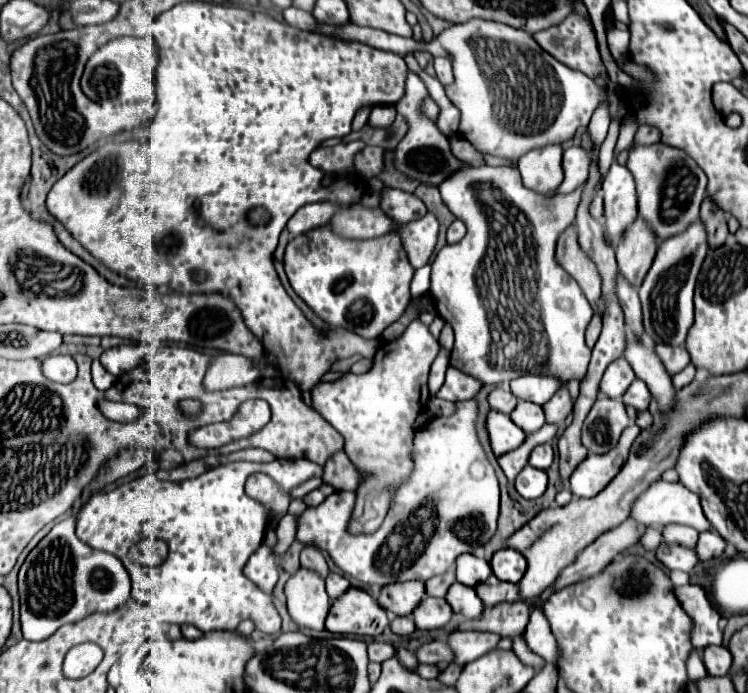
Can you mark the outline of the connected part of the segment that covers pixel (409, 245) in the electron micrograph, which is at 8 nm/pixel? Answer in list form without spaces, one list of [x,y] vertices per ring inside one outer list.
[[[426,214],[420,220],[414,220],[400,228],[400,236],[406,248],[406,254],[414,268],[422,268],[428,264],[428,258],[436,246],[438,236],[438,220],[434,214]]]

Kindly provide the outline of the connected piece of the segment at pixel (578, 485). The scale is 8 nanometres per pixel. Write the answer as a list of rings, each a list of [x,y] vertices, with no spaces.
[[[628,426],[622,432],[622,438],[616,444],[616,448],[612,448],[606,454],[588,454],[570,476],[572,494],[592,498],[598,492],[602,492],[628,460],[628,450],[638,434],[640,434],[638,426]]]

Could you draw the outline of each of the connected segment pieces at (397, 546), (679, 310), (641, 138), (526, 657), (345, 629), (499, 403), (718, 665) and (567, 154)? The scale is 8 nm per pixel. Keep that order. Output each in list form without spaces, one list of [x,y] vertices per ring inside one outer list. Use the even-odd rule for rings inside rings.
[[[476,400],[456,402],[456,412],[450,418],[438,416],[430,420],[422,430],[416,432],[414,438],[414,462],[416,470],[412,472],[410,480],[396,492],[394,504],[382,524],[382,528],[374,534],[360,534],[352,536],[346,532],[352,506],[354,506],[354,492],[334,492],[330,494],[320,506],[306,508],[298,516],[296,526],[296,540],[302,544],[318,544],[324,552],[330,554],[334,564],[348,576],[370,584],[370,586],[386,586],[390,582],[406,582],[406,580],[420,580],[426,582],[432,576],[444,574],[460,554],[474,552],[476,548],[484,546],[496,532],[496,518],[498,518],[498,504],[500,504],[500,490],[498,480],[494,474],[494,468],[486,460],[486,454],[478,442],[474,422],[476,422]],[[422,506],[430,506],[432,514],[436,516],[432,534],[424,532],[424,528],[418,524],[408,522],[408,518]]]
[[[700,220],[696,224],[690,224],[686,232],[680,236],[668,238],[660,244],[654,264],[650,272],[644,278],[644,284],[640,286],[640,302],[644,312],[644,332],[656,342],[656,344],[668,344],[668,346],[682,346],[686,340],[686,332],[694,322],[694,286],[700,272],[700,266],[706,258],[708,242],[704,224]]]
[[[640,126],[634,136],[634,144],[656,144],[656,140],[660,140],[660,132],[652,126]]]
[[[522,632],[522,634],[518,634],[518,636],[514,638],[514,646],[512,646],[512,650],[516,652],[516,656],[518,656],[524,664],[530,664],[530,666],[534,666],[534,668],[538,668],[538,670],[546,664],[542,656],[534,654],[534,652],[528,648],[526,638],[524,638],[524,632]]]
[[[348,588],[336,602],[332,602],[326,630],[334,634],[358,634],[358,636],[378,636],[390,618],[378,602],[360,588]]]
[[[498,386],[498,388],[494,388],[490,394],[488,394],[488,404],[490,404],[490,408],[492,410],[498,410],[498,412],[502,412],[502,414],[510,414],[512,412],[512,408],[516,406],[516,398],[512,396],[512,392],[508,390],[508,388],[504,388],[504,386]]]
[[[708,646],[702,650],[702,660],[710,676],[724,676],[732,666],[732,654],[724,646]]]
[[[568,148],[564,150],[564,160],[562,160],[562,166],[564,166],[564,182],[560,184],[558,188],[558,194],[568,194],[572,192],[578,184],[582,184],[588,176],[588,170],[590,170],[590,158],[588,158],[588,150],[586,148]]]

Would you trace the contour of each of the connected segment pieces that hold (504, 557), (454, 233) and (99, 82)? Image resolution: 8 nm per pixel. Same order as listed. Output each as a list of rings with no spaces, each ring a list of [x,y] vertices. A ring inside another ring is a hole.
[[[502,548],[494,552],[492,560],[492,574],[504,582],[520,582],[526,572],[527,562],[524,556],[512,548]]]
[[[454,220],[454,222],[450,224],[448,232],[446,232],[446,244],[456,244],[456,242],[460,242],[460,240],[464,238],[464,234],[466,234],[466,226],[464,226],[464,222]]]
[[[153,34],[150,36],[124,36],[116,38],[108,44],[104,44],[86,64],[84,76],[82,76],[82,92],[94,100],[100,102],[104,98],[114,98],[120,94],[132,96],[130,100],[136,102],[136,86],[142,88],[142,100],[154,100],[156,90],[156,64],[158,64],[158,48]]]

